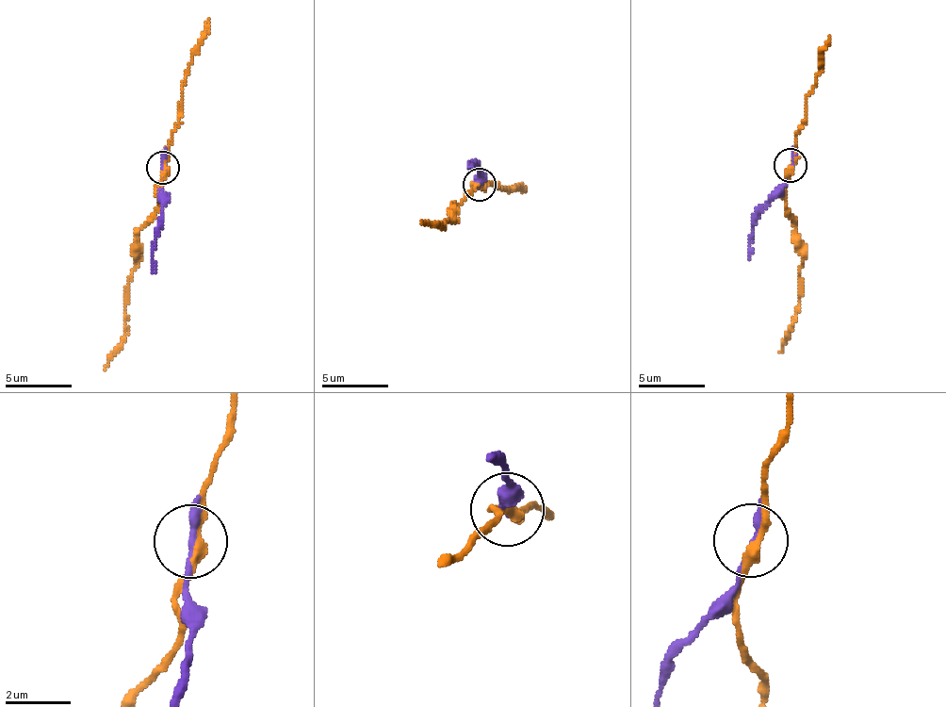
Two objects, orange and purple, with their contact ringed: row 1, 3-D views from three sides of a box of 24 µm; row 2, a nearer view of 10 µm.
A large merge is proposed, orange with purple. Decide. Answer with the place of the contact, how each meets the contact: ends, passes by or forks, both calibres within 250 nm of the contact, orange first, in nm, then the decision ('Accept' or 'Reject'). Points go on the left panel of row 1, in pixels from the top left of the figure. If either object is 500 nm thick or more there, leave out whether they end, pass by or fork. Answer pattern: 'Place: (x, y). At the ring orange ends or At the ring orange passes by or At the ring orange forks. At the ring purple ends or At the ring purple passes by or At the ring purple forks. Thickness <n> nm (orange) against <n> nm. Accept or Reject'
Place: (163, 167). At the ring orange passes by. At the ring purple passes by. Thickness 260 nm (orange) against 200 nm. Reject

